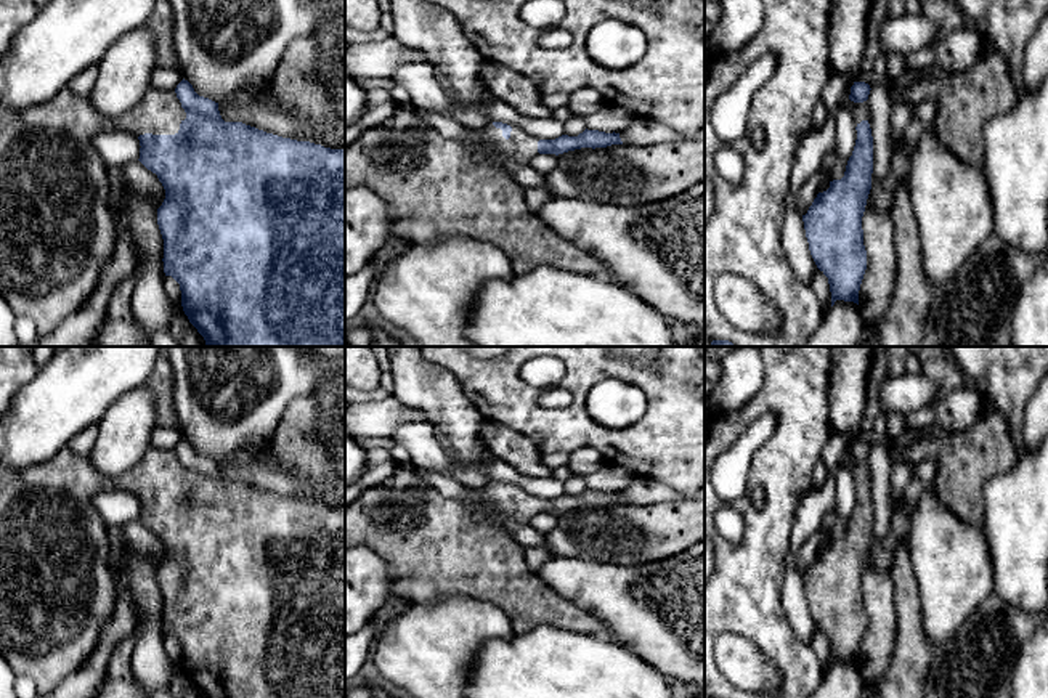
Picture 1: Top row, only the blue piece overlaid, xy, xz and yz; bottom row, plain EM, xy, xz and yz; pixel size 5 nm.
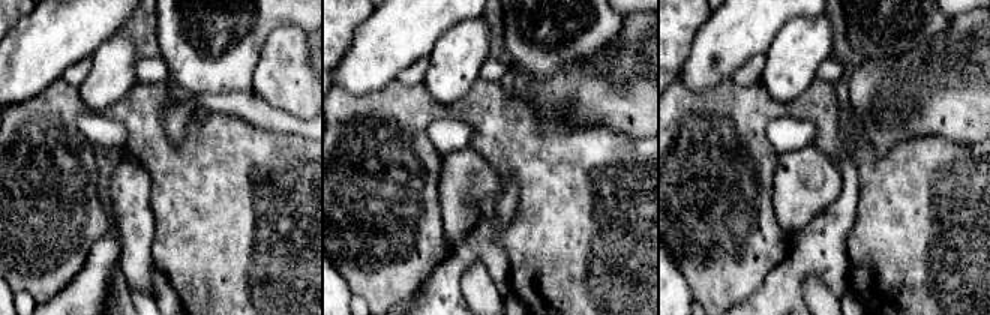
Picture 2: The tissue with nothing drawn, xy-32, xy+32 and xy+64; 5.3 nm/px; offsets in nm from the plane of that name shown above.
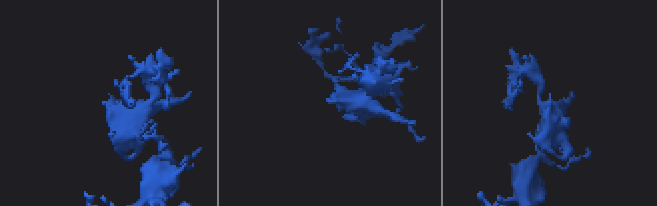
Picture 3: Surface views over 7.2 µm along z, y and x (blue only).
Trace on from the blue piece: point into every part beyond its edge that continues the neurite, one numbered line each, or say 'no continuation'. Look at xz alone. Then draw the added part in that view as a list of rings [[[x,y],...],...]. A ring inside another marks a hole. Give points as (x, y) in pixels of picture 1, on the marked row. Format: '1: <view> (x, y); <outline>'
1: xz (434, 186); [[[404,108],[382,127],[364,130],[345,146],[345,191],[358,186],[374,191],[392,209],[393,236],[411,244],[429,246],[445,236],[475,237],[499,247],[509,257],[514,274],[546,265],[610,278],[599,260],[559,236],[538,213],[528,210],[525,188],[504,170],[504,159],[530,164],[539,154],[539,138],[512,127],[510,138],[506,140],[502,130],[493,124],[478,132],[481,143],[493,151],[489,162],[477,162],[465,143],[445,138],[412,108]]]

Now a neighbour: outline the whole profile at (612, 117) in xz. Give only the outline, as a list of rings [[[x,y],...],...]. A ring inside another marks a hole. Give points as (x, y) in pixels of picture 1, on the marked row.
[[[605,104],[600,111],[584,116],[587,130],[605,133],[619,133],[626,130],[637,117],[616,104]]]

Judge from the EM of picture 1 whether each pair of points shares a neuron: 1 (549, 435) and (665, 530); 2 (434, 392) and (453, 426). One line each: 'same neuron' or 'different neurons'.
1: different neurons
2: same neuron

